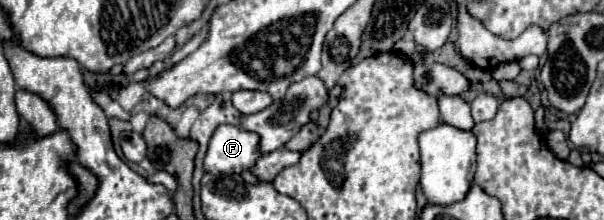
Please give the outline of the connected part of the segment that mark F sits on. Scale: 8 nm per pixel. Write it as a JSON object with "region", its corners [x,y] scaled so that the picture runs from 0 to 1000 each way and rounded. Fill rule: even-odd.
{"region":[[[364,564],[344,655],[338,773],[397,791],[414,773],[430,718],[430,618],[401,573]]]}

